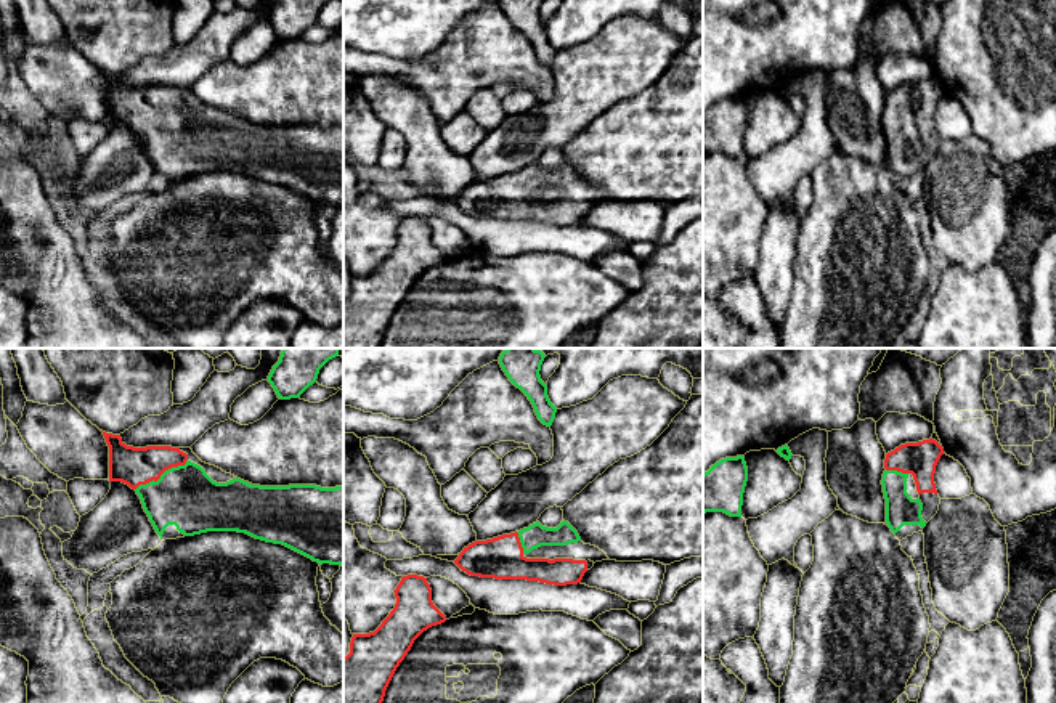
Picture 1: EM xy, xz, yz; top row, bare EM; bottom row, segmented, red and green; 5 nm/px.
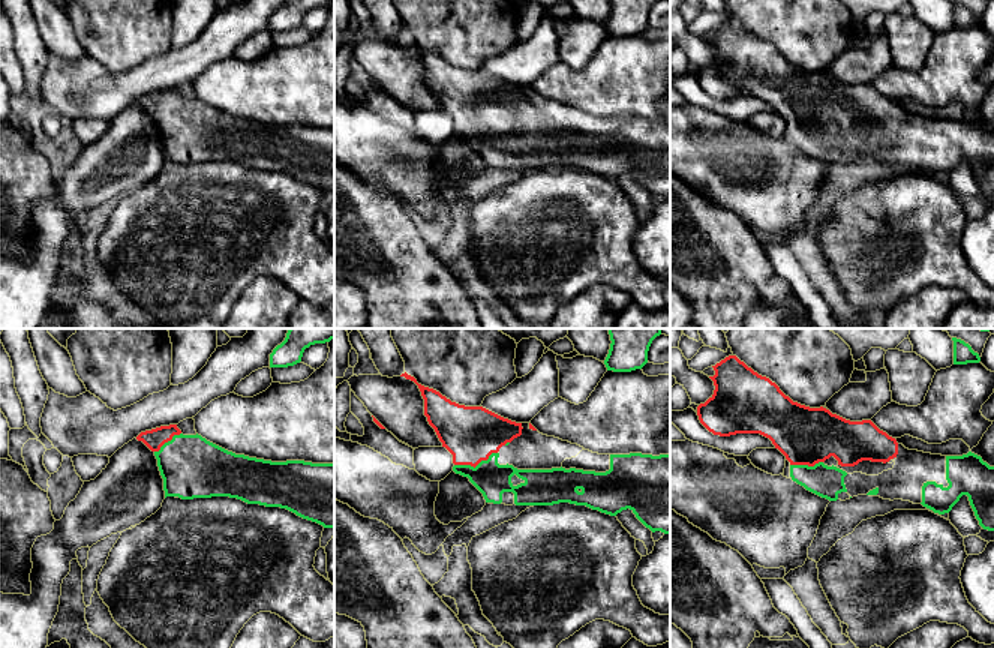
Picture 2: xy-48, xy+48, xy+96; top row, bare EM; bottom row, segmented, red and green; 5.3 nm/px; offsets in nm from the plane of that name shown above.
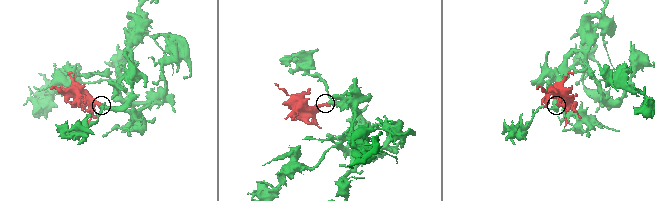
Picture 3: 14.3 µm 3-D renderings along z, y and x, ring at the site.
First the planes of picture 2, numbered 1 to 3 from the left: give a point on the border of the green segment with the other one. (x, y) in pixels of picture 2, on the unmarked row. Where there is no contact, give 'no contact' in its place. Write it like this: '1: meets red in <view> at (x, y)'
1: meets red in xy-48 at (167, 105)
2: meets red in xy+48 at (476, 129)
3: meets red in xy+96 at (805, 128)

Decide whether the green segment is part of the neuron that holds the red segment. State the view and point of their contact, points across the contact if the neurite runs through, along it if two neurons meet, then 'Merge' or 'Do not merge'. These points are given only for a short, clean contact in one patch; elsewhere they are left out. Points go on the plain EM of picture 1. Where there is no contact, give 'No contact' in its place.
Touches red at xy (161, 114). Path across: xy (132, 106), (161, 114), (185, 137). Merge

